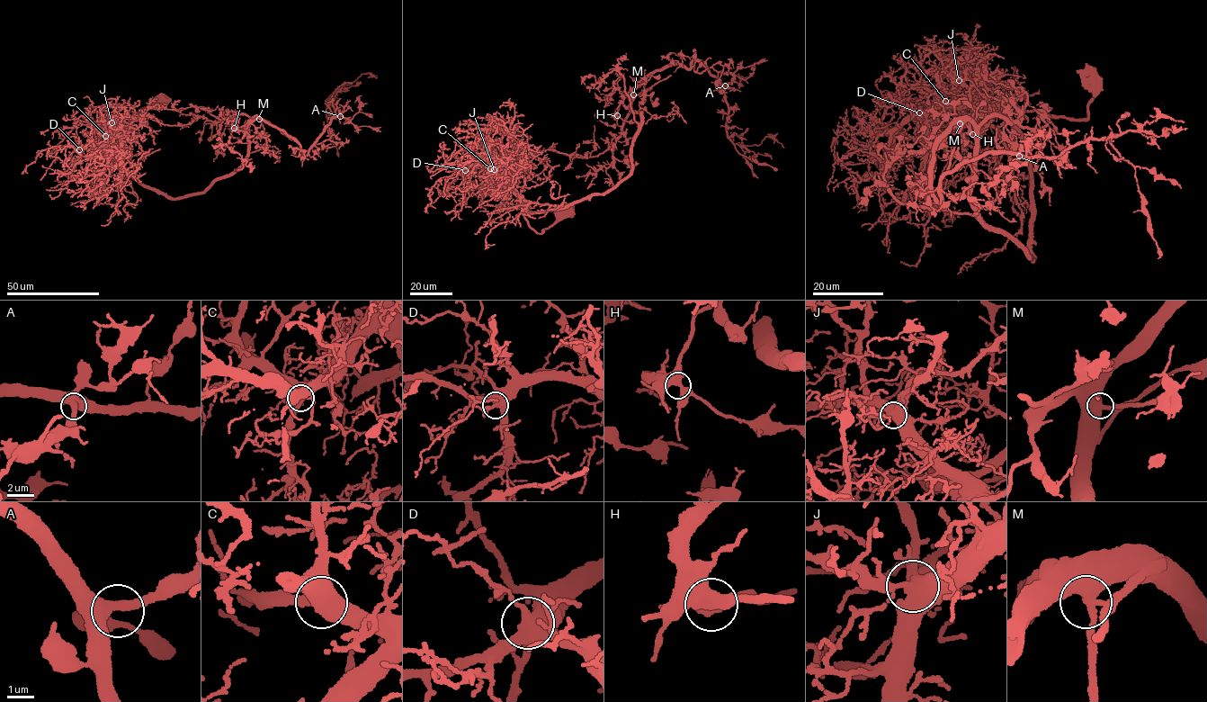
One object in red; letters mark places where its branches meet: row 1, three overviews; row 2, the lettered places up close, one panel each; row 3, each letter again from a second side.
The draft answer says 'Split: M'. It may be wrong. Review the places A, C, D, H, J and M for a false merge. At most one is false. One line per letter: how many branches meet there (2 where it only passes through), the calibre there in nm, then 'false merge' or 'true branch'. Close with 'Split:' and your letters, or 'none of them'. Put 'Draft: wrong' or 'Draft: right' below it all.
A: branches 3; calibre 400 nm; true branch
C: branches 3; calibre 420 nm; true branch
D: branches 3; calibre 400 nm; true branch
H: branches 3; calibre 440 nm; true branch
J: branches 3; calibre 500 nm; true branch
M: branches 3; calibre 400 nm; false merge
Split: M
Draft: right

